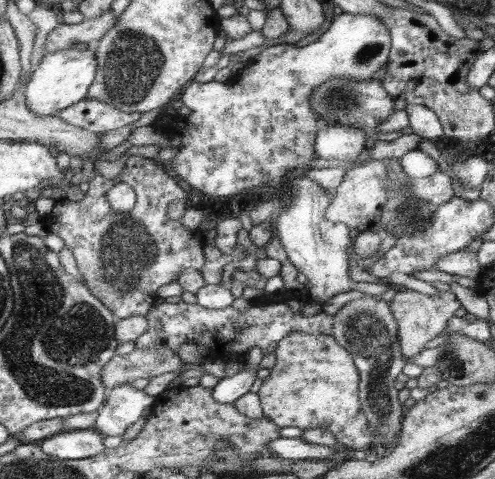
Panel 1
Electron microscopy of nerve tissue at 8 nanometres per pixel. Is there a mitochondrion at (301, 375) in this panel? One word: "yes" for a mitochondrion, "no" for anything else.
no

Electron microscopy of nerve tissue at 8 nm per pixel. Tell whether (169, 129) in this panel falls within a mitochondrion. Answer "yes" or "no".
no

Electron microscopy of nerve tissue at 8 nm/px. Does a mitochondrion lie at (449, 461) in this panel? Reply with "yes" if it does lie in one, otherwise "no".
yes

